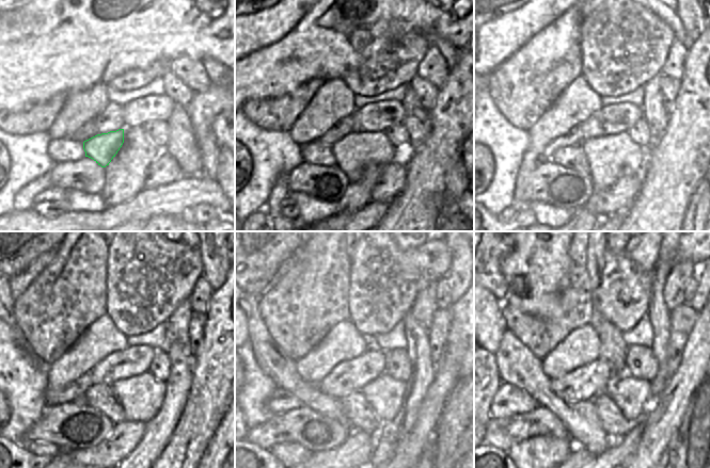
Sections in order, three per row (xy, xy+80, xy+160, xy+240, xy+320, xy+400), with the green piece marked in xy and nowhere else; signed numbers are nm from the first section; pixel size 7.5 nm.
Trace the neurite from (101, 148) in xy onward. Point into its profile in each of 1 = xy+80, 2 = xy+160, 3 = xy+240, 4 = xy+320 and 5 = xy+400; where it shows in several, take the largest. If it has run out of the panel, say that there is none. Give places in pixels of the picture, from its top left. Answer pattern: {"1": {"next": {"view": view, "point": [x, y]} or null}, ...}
{"1": {"next": {"view": "xy+80", "point": [357, 150]}}, "2": {"next": {"view": "xy+160", "point": [611, 157]}}, "3": {"next": {"view": "xy+240", "point": [141, 397]}}, "4": {"next": {"view": "xy+320", "point": [384, 393]}}, "5": {"next": {"view": "xy+400", "point": [632, 396]}}}

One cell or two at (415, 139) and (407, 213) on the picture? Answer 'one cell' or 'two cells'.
two cells

